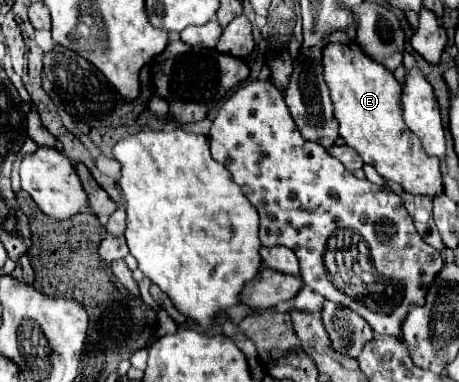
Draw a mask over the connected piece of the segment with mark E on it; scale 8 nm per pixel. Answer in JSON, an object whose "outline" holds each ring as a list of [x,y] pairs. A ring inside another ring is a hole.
{"outline":[[[344,32],[334,34],[322,50],[324,82],[330,88],[334,116],[338,120],[340,136],[354,148],[362,160],[378,170],[380,176],[398,182],[408,194],[436,196],[442,192],[440,162],[426,156],[420,140],[408,130],[402,116],[402,88],[396,78],[376,60],[366,56],[360,46]]]}

